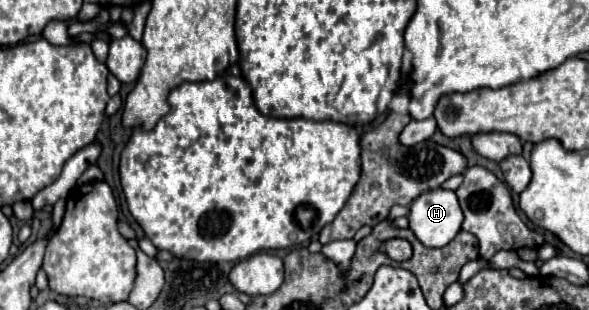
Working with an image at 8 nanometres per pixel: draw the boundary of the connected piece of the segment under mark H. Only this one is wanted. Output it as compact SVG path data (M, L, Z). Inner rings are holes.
M436 189L410 205L410 229L426 247L444 247L460 233L464 213L454 191Z

